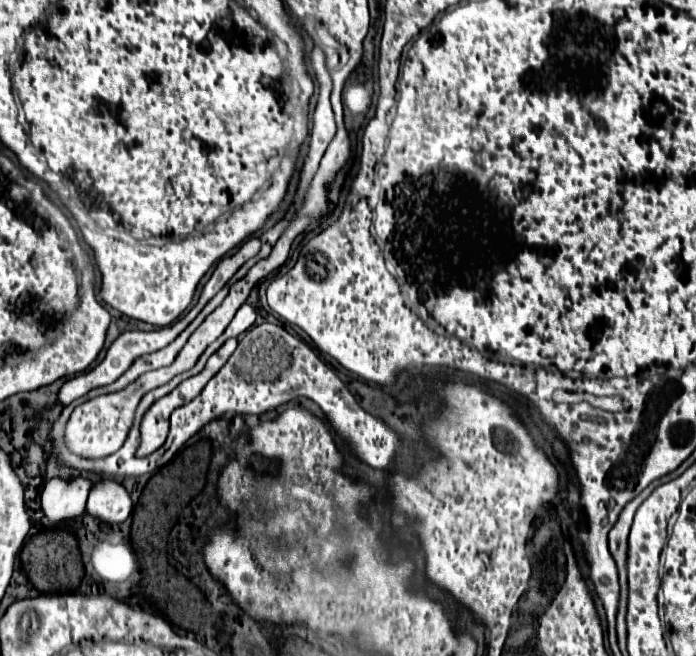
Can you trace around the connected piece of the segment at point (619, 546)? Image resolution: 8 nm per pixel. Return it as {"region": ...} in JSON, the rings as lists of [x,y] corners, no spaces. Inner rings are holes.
{"region":[[[660,478],[660,480],[654,480],[646,490],[642,490],[642,494],[638,494],[634,500],[630,500],[618,522],[614,524],[614,528],[610,530],[610,552],[616,560],[616,566],[618,566],[618,572],[620,572],[620,606],[626,606],[628,604],[628,580],[626,580],[626,558],[628,558],[628,532],[630,532],[630,526],[632,526],[632,518],[634,518],[634,512],[636,508],[650,496],[650,492],[660,486],[666,478]]]}

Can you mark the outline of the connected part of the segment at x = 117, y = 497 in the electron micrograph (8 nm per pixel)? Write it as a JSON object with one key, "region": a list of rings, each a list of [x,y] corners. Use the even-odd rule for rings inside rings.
{"region":[[[100,480],[90,490],[86,510],[108,524],[120,524],[130,516],[132,500],[120,482]]]}

